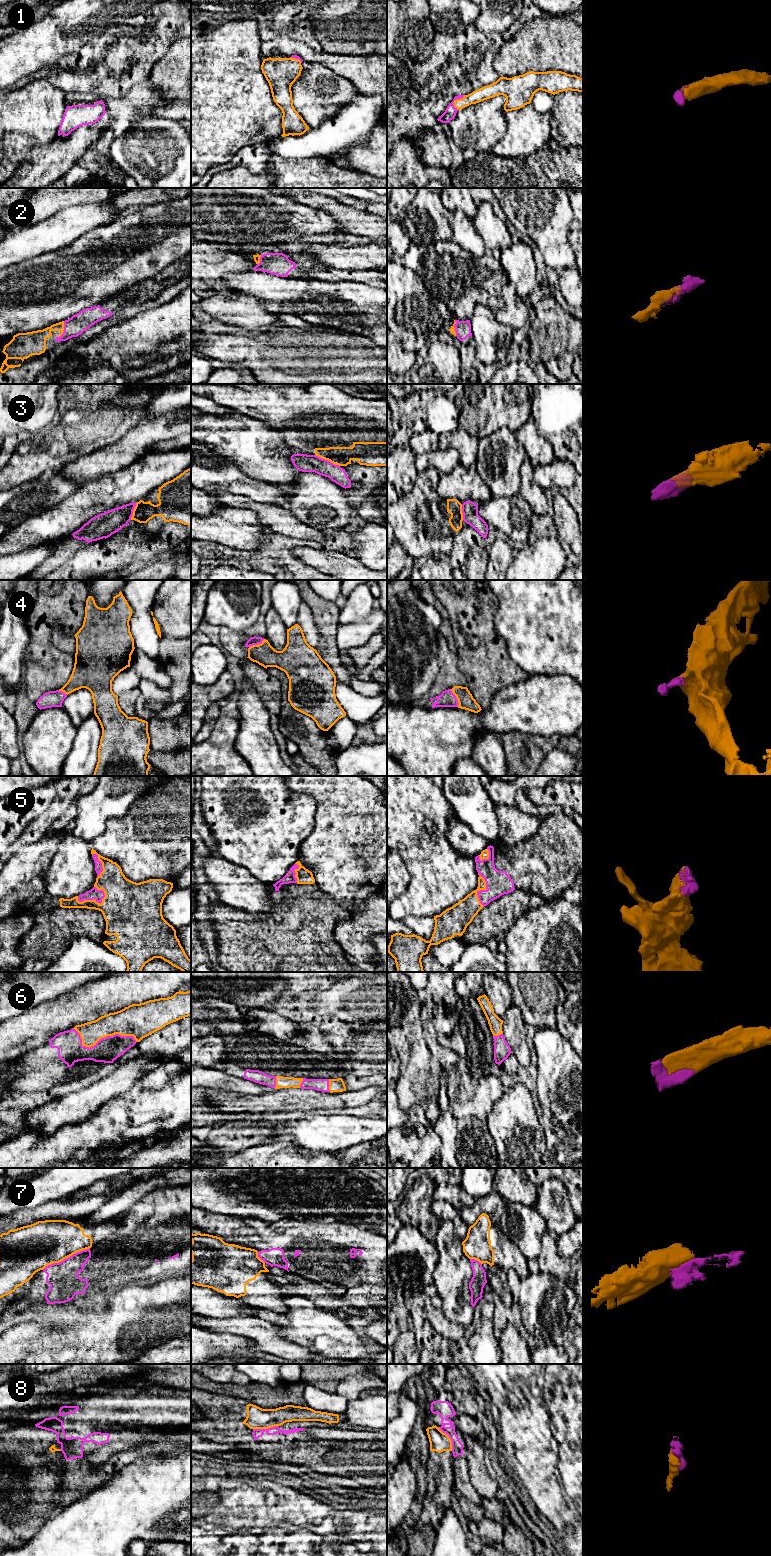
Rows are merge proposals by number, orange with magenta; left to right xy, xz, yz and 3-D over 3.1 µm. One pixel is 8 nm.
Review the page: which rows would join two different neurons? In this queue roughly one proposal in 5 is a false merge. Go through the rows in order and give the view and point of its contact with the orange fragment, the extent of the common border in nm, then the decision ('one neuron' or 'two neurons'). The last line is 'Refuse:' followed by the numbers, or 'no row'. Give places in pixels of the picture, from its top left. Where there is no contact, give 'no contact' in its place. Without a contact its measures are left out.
1: yz (455, 100) | 130 nm | one neuron
2: xy (63, 329) | 140 nm | one neuron
3: xz (327, 459) | 220 nm | two neurons
4: yz (456, 697) | 160 nm | one neuron
5: xy (93, 899) | 240 nm | one neuron
6: xy (102, 1037) | 500 nm | one neuron
7: xy (65, 1258) | 420 nm | two neurons
8: xz (265, 1428) | 220 nm | two neurons
Refuse: 3, 7, 8

